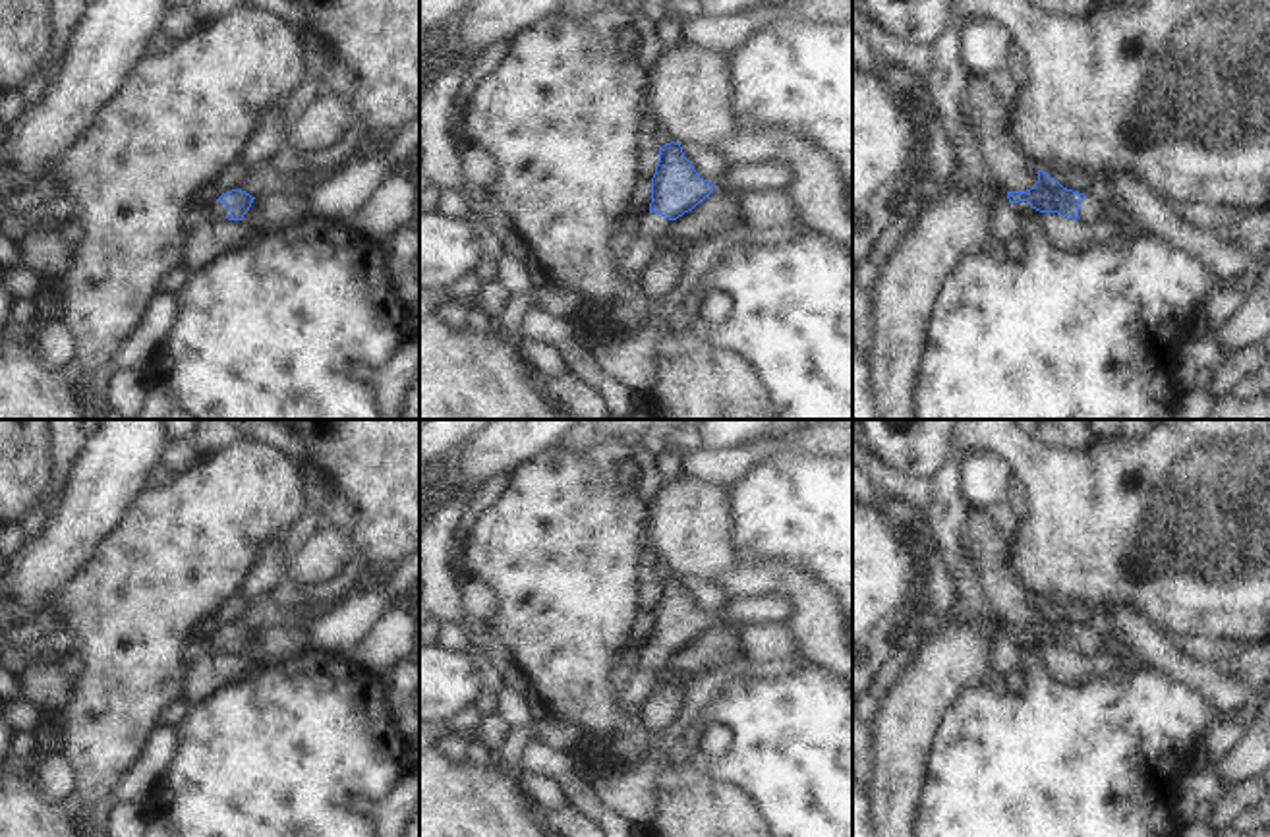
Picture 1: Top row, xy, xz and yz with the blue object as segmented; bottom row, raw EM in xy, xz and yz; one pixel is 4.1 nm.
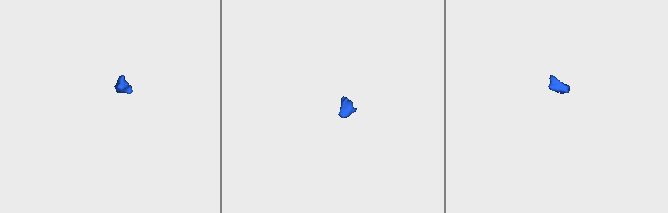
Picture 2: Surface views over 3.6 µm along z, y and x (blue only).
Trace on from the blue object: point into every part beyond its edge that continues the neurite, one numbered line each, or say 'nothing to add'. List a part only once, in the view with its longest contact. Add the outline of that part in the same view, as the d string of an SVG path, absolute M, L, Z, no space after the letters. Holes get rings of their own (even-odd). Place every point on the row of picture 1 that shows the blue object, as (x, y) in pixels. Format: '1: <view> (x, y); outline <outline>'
1: xy (219, 209); outline M213 199L213 207L209 211L211 220L228 220L226 211L228 211L228 207L224 203Z

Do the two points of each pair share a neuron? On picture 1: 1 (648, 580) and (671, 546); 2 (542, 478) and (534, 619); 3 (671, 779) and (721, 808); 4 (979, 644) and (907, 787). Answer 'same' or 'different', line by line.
1: different
2: same
3: same
4: same

